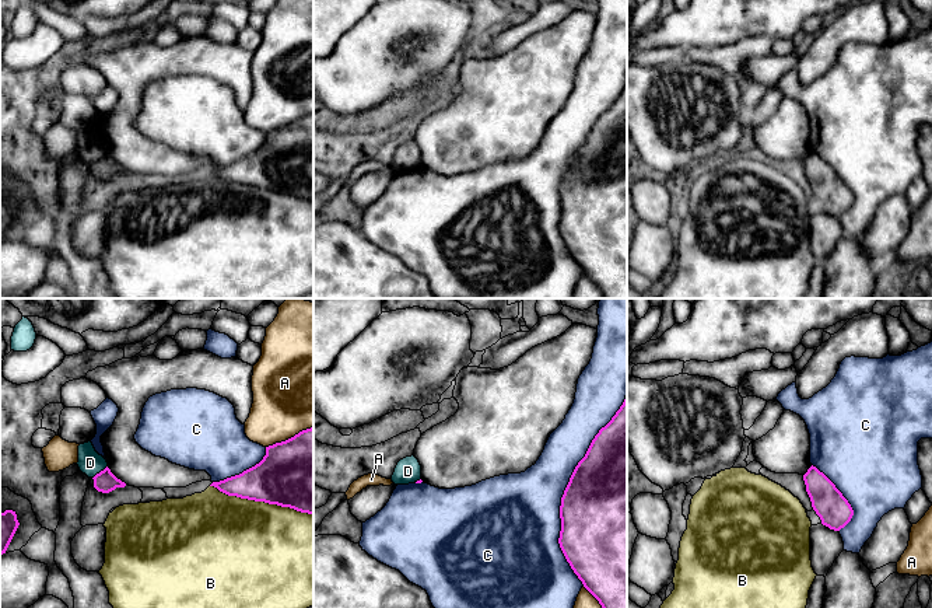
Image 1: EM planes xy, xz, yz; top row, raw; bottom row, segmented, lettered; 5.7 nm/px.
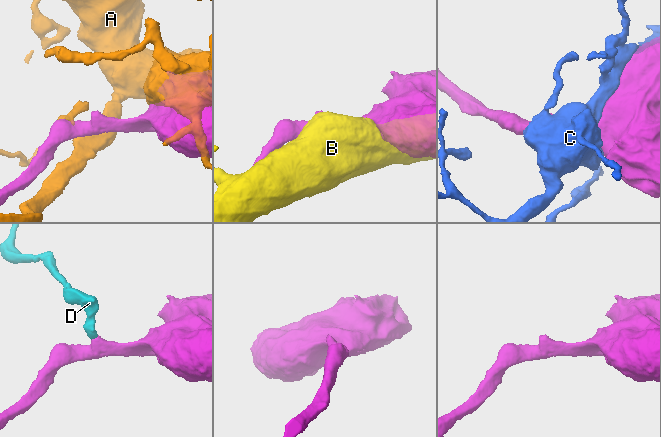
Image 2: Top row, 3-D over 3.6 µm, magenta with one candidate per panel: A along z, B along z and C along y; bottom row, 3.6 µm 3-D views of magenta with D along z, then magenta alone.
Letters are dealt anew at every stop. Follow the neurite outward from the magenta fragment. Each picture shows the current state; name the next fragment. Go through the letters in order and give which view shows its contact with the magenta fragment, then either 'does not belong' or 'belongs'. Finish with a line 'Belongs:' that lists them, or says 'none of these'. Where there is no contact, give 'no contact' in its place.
A: xy | does not belong
B: xy | does not belong
C: xz | does not belong
D: xy | does not belong
Belongs: none of these

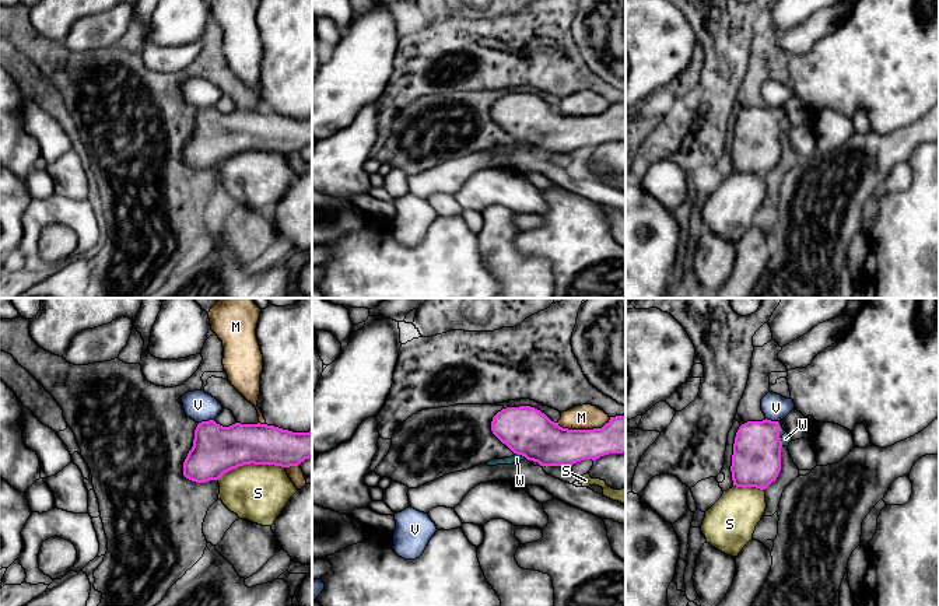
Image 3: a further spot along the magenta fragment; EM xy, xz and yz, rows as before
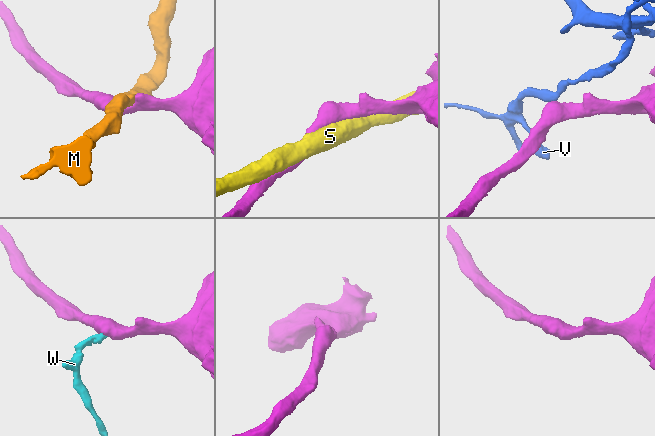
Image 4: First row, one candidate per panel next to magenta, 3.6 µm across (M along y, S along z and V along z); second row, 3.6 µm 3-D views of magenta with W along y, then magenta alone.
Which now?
M: xz | does not belong
S: xy | does not belong
V: xy | does not belong
W: xz | belongs
Belongs: W

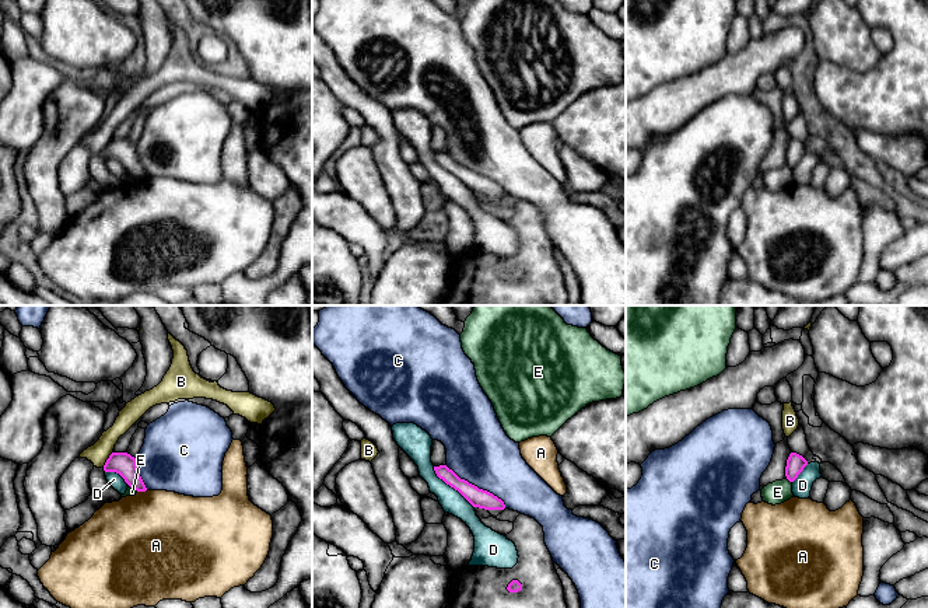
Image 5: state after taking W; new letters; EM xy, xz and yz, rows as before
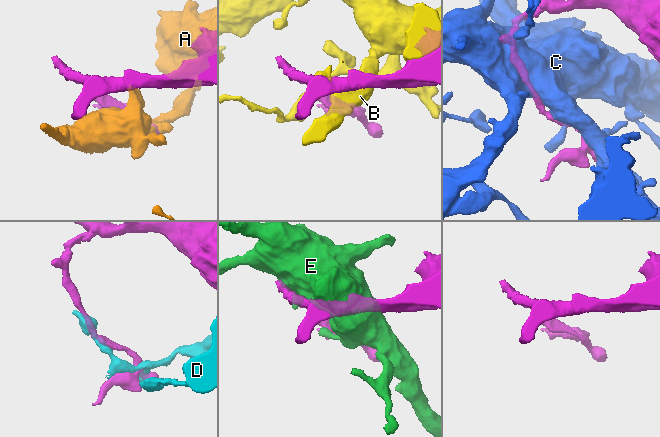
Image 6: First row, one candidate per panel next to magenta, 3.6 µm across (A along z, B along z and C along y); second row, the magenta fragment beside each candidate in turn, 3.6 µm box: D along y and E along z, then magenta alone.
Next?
A: xy | does not belong
B: xy | does not belong
C: xz | does not belong
D: xz | does not belong
E: yz | does not belong
Belongs: none of these

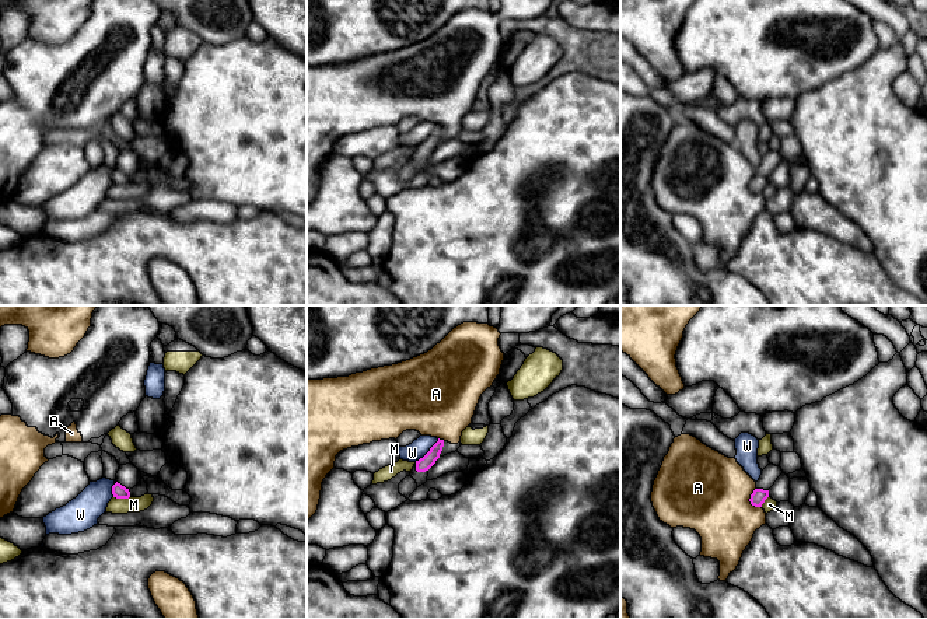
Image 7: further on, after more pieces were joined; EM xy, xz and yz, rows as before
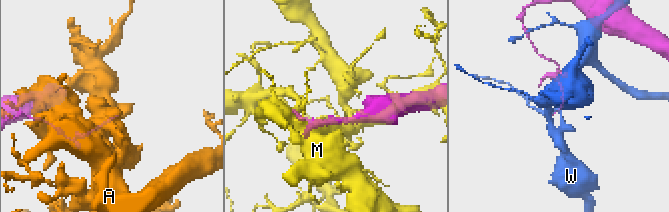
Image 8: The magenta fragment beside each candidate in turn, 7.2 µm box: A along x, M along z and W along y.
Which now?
A: yz | does not belong
M: xy | does not belong
W: xz | does not belong
Belongs: none of these

